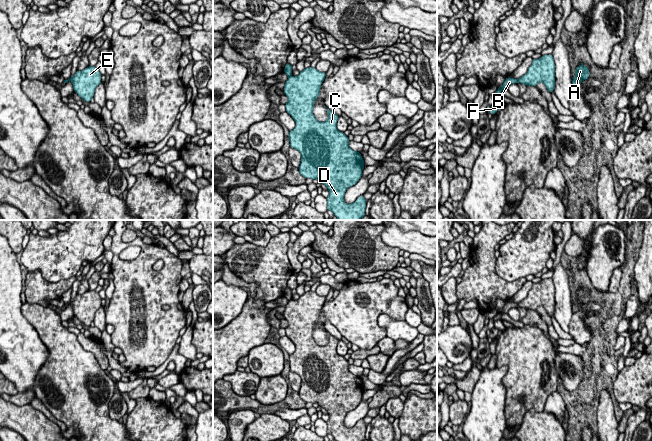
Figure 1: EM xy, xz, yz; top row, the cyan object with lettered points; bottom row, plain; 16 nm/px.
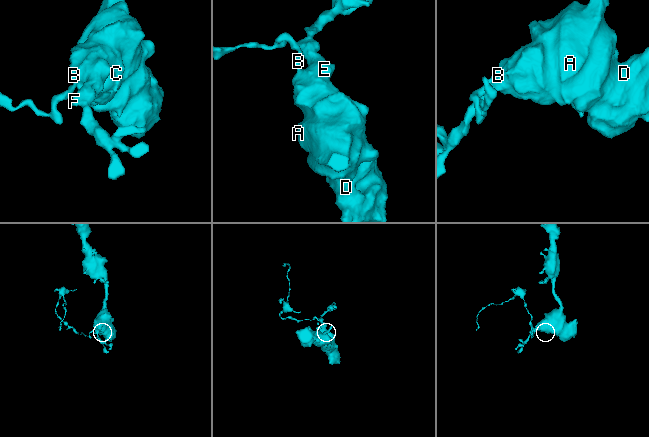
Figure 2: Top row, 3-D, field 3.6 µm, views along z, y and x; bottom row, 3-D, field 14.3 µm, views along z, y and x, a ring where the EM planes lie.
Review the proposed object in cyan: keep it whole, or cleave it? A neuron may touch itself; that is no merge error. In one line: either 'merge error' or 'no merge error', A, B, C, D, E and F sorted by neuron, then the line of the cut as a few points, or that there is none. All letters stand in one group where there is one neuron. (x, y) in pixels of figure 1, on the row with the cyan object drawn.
merge error; groups A C D E F / B; cut xz (290, 75), (288, 77)

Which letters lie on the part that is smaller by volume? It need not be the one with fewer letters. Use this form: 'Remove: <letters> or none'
Remove: B

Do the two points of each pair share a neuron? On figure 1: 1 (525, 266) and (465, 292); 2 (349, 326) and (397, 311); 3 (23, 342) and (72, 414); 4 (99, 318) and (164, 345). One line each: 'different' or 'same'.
1: different
2: same
3: different
4: different

